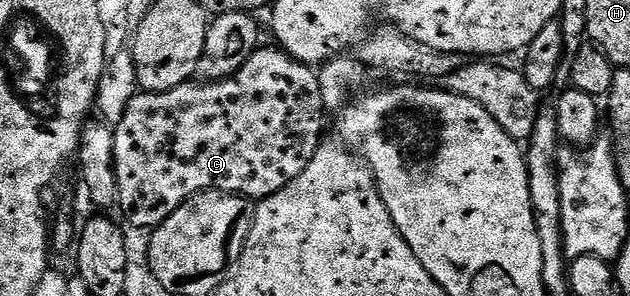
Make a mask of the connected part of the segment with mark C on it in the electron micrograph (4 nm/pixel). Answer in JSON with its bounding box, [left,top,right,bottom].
[113,49,325,231]

